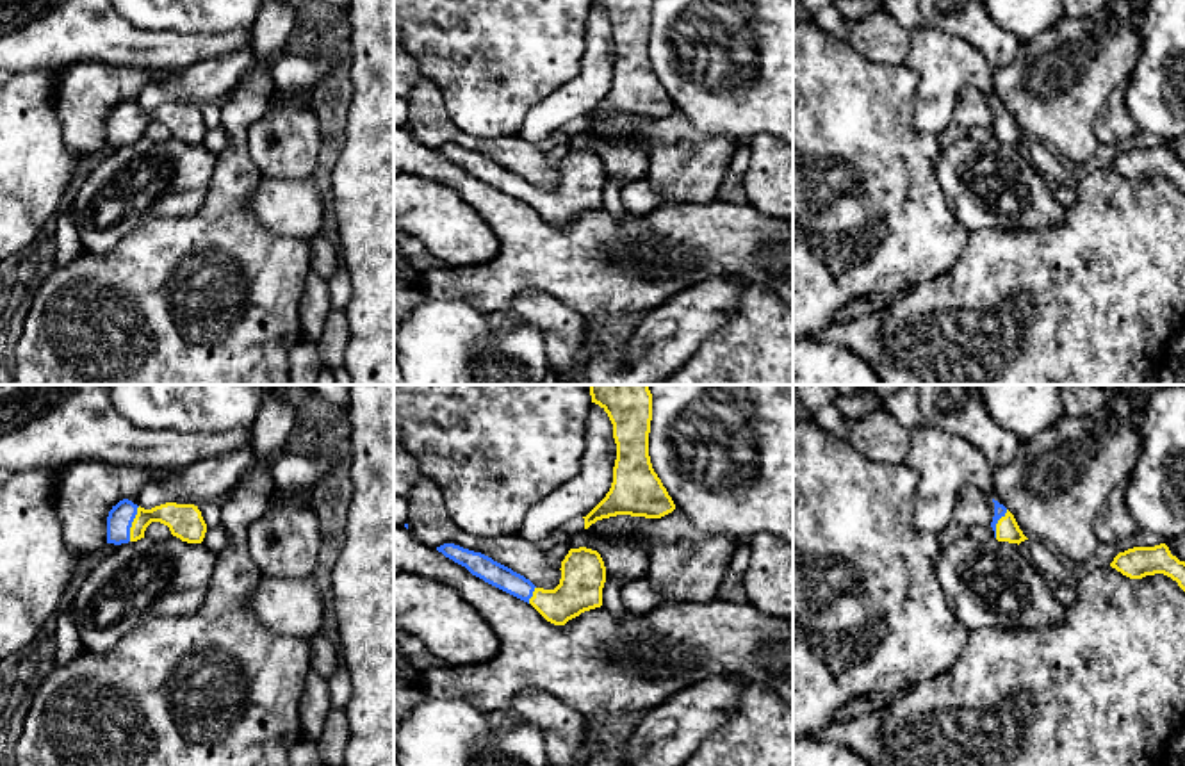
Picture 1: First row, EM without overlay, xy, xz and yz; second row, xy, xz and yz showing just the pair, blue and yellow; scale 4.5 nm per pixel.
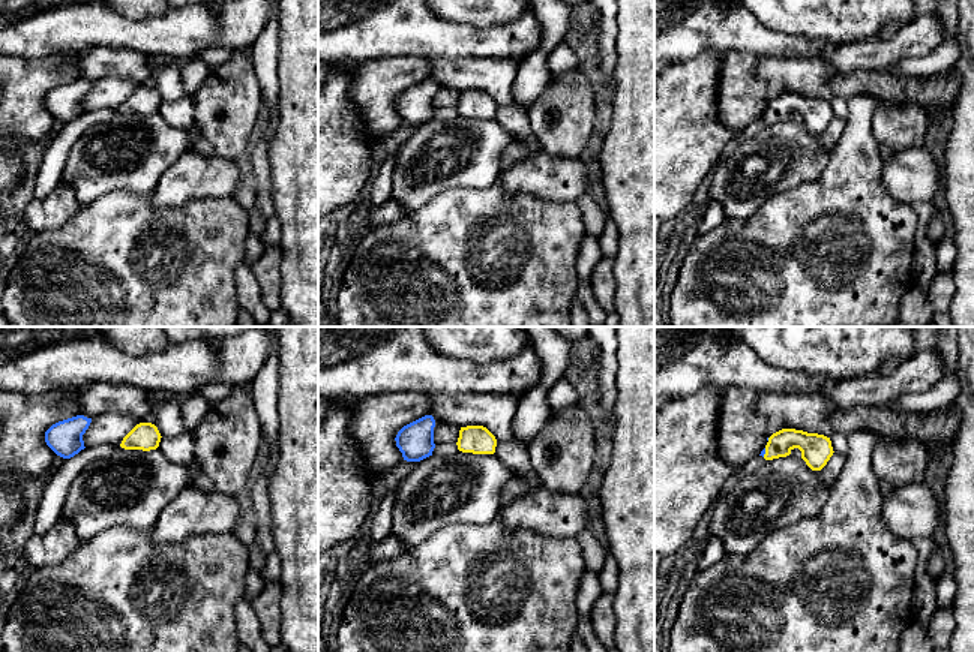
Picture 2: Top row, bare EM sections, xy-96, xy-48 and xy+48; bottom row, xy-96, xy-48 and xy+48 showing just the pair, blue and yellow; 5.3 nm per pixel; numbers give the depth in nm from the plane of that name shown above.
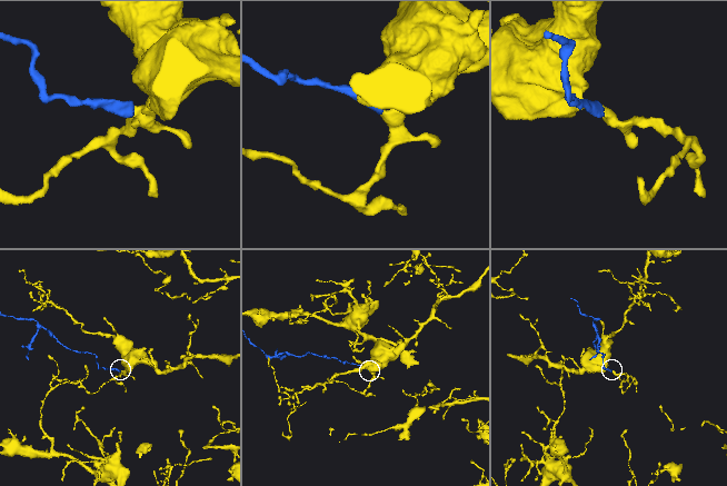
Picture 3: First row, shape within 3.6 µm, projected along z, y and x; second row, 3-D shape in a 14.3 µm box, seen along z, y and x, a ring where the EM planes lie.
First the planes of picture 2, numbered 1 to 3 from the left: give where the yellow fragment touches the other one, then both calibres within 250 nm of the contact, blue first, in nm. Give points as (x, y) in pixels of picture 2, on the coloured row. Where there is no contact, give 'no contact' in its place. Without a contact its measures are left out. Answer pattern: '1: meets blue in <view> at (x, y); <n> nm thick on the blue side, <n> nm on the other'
1: no contact
2: no contact
3: meets blue in xy+48 at (764, 453); 20 nm thick on the blue side, 130 nm on the other

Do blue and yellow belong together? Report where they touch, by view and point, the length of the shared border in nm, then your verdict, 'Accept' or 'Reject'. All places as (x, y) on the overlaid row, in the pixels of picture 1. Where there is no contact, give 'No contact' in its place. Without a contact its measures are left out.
Touches blue at xy (130, 524). Shared border 170 nm. Accept

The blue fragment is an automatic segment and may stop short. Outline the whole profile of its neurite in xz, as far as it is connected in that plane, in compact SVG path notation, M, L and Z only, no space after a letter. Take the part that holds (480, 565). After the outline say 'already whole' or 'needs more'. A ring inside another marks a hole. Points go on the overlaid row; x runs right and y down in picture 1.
M444 543L437 550L485 583L531 604L554 625L565 625L581 613L602 606L606 566L597 550L570 549L561 561L561 579L554 590L536 588L529 579L492 558L454 543Z | needs more

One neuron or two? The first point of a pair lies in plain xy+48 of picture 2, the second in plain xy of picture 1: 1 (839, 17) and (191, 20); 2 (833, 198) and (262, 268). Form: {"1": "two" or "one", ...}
{"1": "one", "2": "one"}

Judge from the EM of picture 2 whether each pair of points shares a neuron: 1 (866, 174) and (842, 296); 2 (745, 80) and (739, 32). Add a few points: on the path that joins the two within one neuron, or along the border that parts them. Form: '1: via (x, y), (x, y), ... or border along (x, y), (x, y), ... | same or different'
1: via (866, 209), (875, 251), (859, 279) | same
2: border along (725, 53), (764, 53), (776, 56) | different

